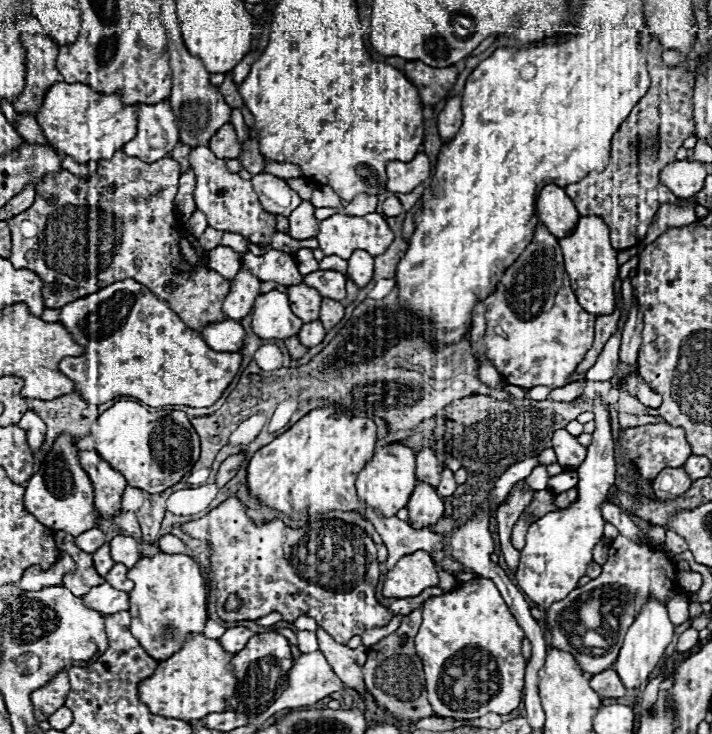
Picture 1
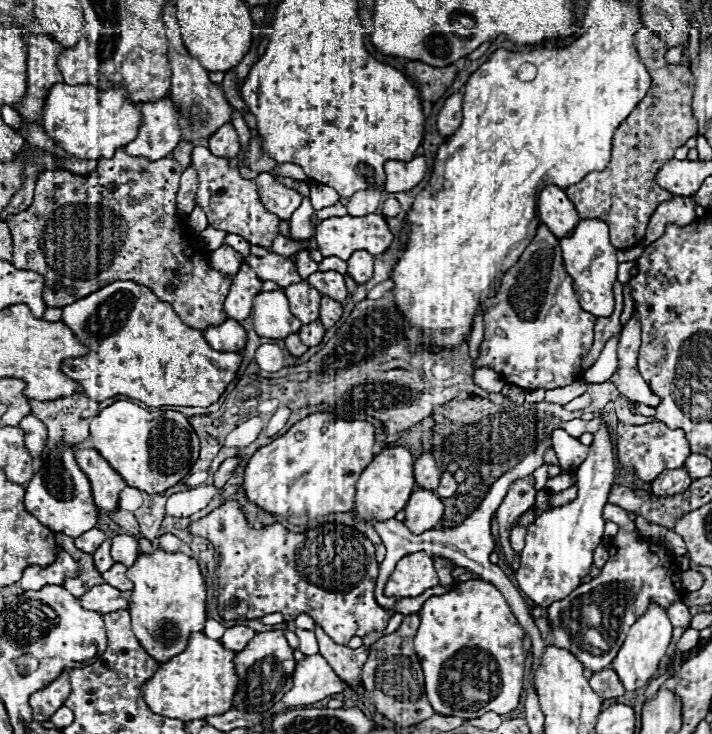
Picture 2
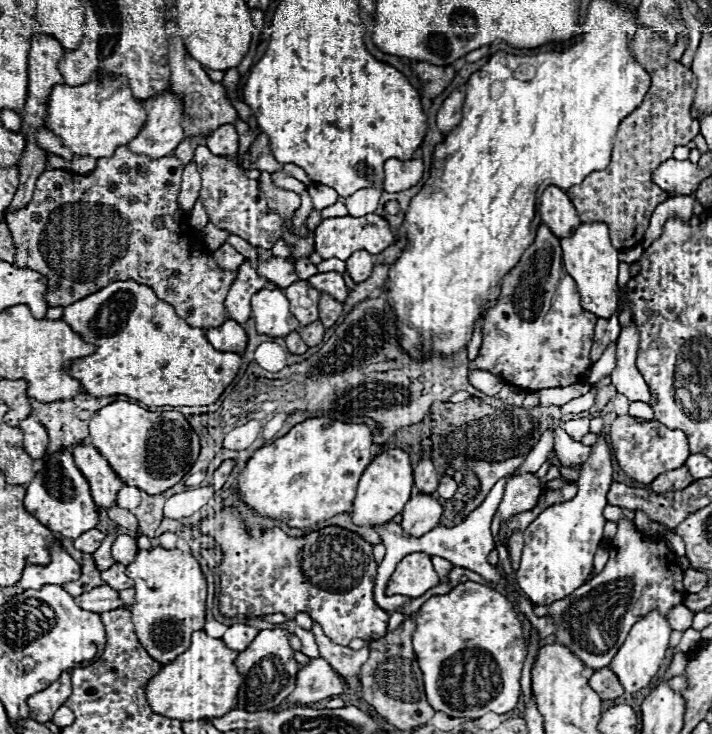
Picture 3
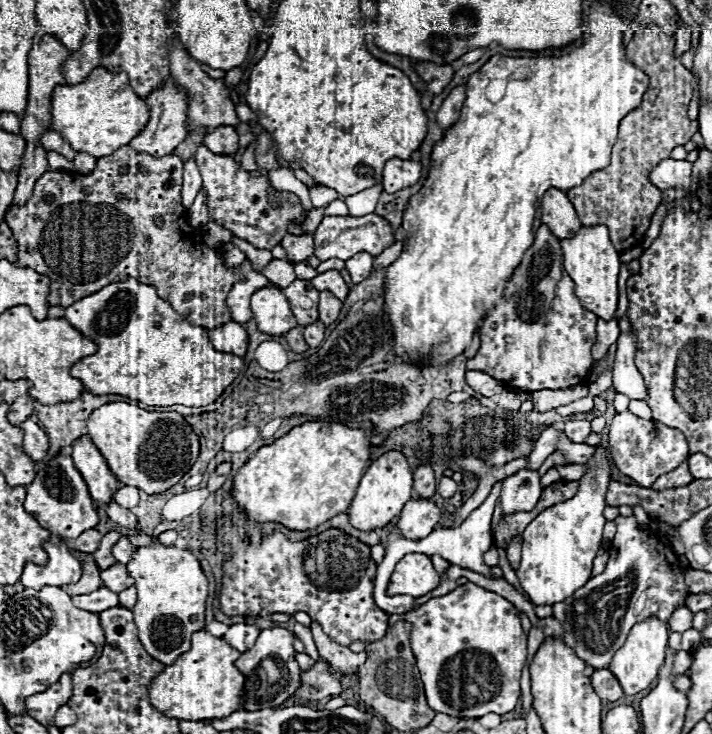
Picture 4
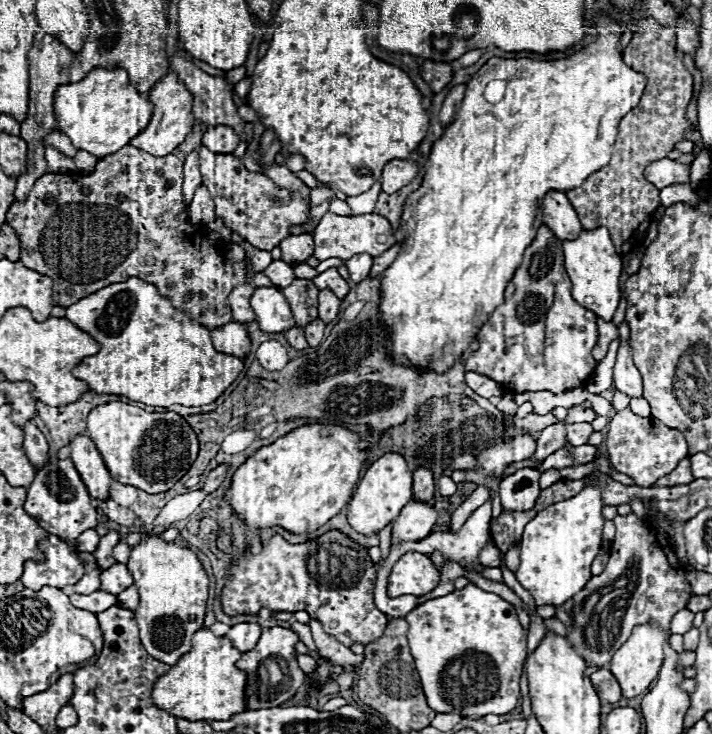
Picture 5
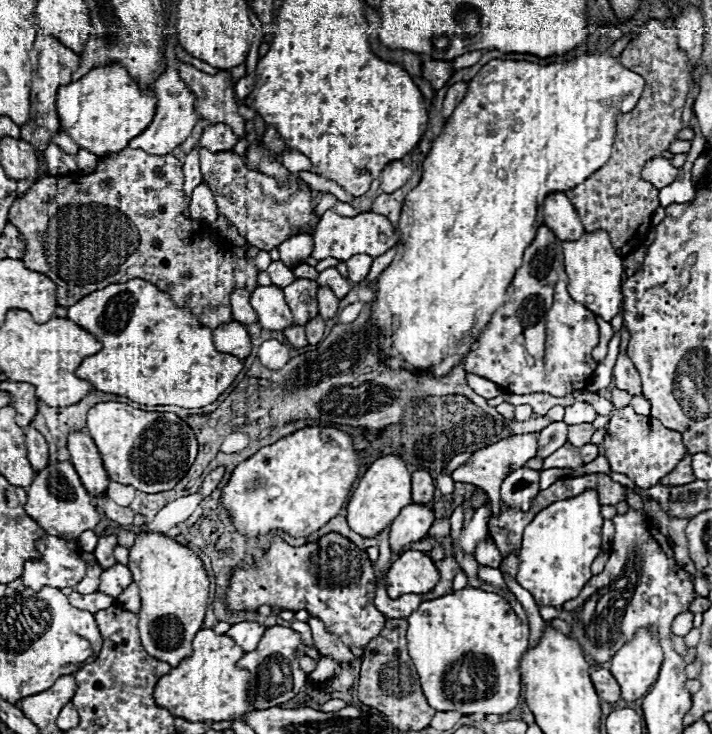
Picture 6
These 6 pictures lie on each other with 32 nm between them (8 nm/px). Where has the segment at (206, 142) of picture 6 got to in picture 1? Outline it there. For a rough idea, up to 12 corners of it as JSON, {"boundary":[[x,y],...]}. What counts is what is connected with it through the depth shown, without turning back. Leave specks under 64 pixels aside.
{"boundary":[[224,124],[208,142],[218,158],[238,158],[234,126]]}

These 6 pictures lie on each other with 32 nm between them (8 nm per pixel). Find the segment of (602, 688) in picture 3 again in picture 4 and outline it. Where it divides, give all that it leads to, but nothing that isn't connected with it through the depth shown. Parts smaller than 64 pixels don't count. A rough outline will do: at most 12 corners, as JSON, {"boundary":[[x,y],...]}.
{"boundary":[[608,668],[590,676],[602,700],[616,702],[622,688]]}

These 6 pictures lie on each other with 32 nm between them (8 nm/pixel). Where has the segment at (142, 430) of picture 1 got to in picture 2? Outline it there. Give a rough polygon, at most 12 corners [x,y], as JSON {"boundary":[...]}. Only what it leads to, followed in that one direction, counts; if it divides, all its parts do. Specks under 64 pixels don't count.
{"boundary":[[118,400],[90,422],[128,486],[162,494],[190,472],[198,436],[182,412]]}

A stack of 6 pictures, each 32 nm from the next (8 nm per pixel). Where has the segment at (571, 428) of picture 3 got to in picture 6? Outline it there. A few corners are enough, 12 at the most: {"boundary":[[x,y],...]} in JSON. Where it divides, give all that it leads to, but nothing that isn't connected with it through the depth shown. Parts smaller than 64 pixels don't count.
{"boundary":[[574,424],[568,428],[568,442],[584,446],[596,428],[592,424]]}

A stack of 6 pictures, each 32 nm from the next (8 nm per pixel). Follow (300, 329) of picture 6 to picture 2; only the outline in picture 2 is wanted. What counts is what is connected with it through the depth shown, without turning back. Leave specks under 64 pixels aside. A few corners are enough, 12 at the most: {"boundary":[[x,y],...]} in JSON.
{"boundary":[[298,334],[286,336],[286,348],[292,356],[302,356],[308,346]]}

